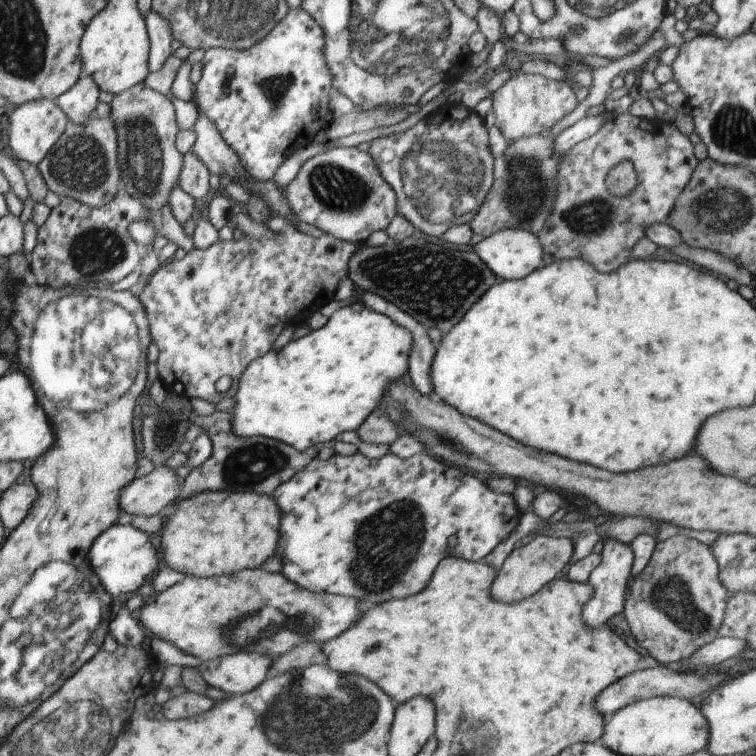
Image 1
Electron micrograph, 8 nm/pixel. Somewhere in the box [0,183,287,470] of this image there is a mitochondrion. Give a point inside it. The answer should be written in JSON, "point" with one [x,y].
{"point":[96,339]}

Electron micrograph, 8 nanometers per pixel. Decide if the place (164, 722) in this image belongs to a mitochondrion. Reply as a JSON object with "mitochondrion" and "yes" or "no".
{"mitochondrion":"no"}

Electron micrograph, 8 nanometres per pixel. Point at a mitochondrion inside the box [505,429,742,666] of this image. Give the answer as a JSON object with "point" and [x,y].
{"point":[671,595]}

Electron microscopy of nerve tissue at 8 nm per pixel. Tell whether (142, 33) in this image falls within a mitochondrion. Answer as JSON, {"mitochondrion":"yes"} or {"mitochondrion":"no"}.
{"mitochondrion":"no"}

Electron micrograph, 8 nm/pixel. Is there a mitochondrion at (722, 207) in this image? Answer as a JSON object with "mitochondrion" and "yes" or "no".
{"mitochondrion":"yes"}

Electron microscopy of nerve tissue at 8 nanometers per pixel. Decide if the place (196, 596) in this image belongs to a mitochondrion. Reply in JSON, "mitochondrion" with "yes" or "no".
{"mitochondrion":"no"}

